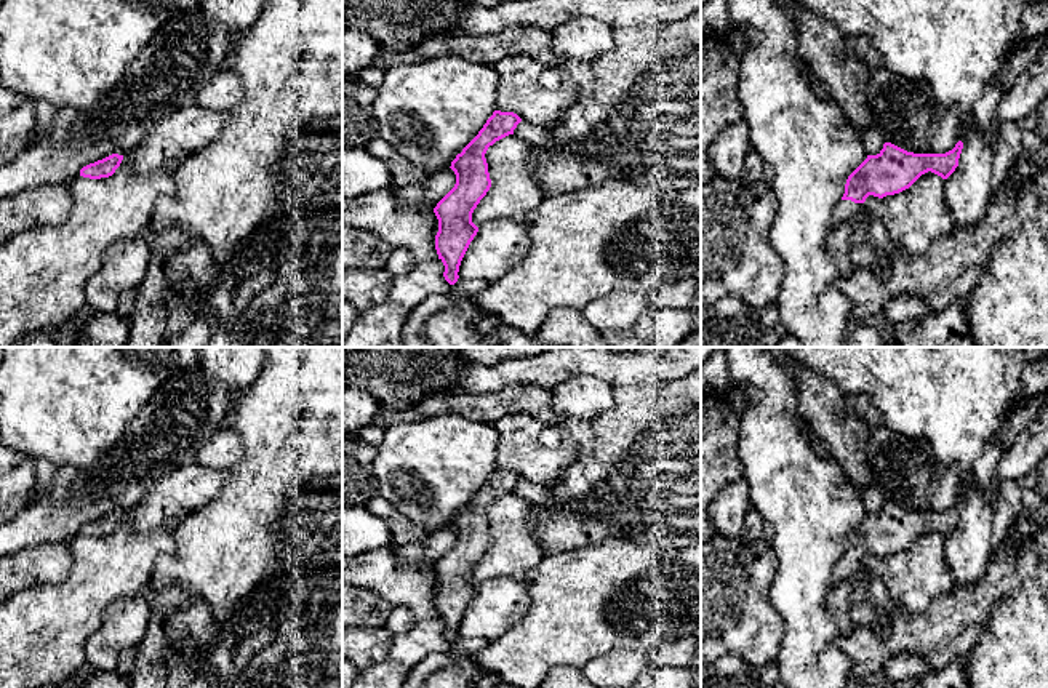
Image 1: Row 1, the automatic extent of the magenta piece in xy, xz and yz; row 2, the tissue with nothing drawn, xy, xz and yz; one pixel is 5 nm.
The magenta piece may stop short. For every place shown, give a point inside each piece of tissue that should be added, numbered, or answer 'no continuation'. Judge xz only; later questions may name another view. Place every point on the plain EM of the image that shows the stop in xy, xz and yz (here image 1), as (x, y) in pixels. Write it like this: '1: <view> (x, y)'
no continuation

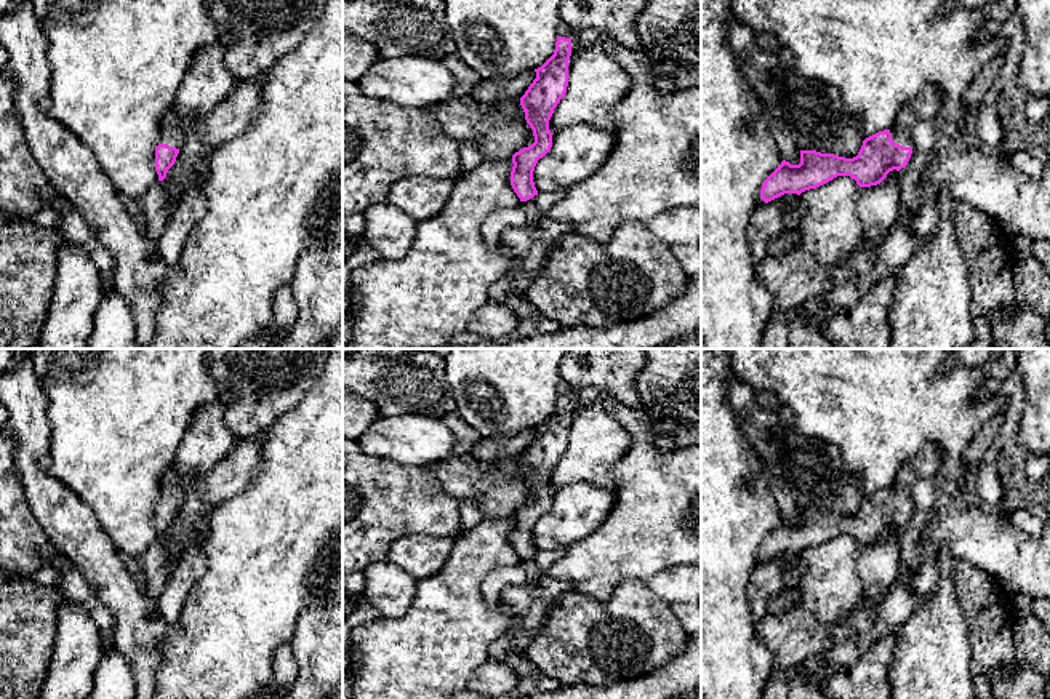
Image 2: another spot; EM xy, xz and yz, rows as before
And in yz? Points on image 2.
1: yz (924, 464)

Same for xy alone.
1: xy (172, 491)

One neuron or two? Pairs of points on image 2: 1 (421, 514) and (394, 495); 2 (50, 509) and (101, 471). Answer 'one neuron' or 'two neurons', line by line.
1: one neuron
2: two neurons

